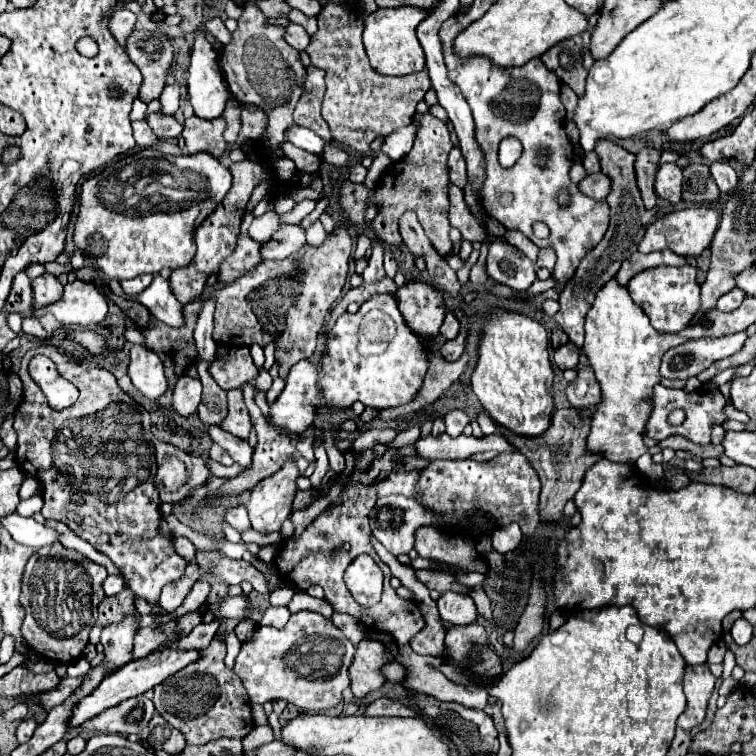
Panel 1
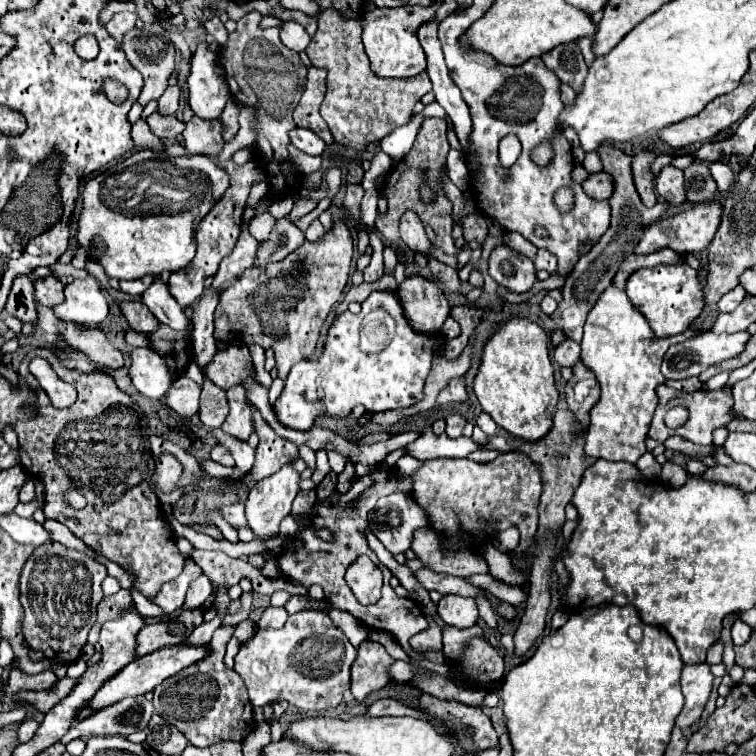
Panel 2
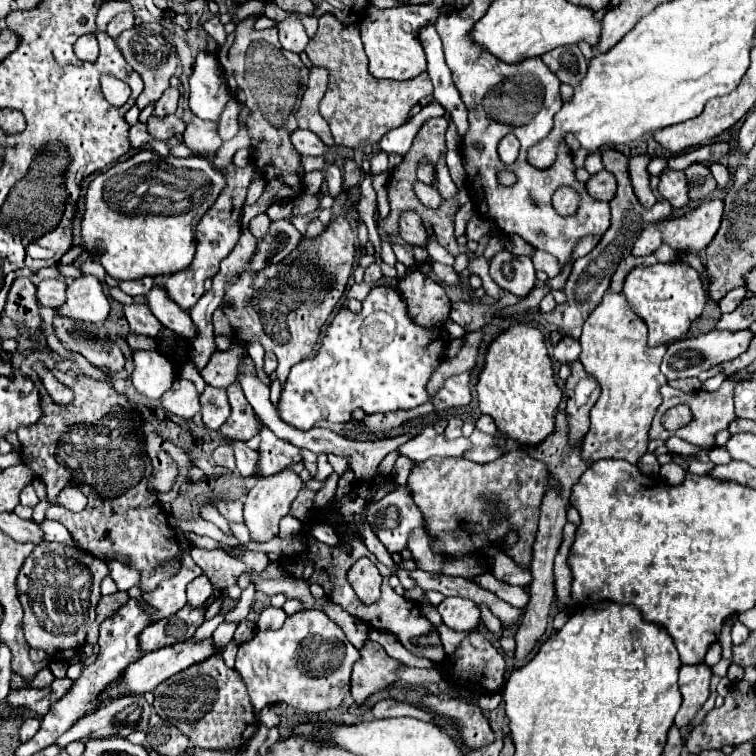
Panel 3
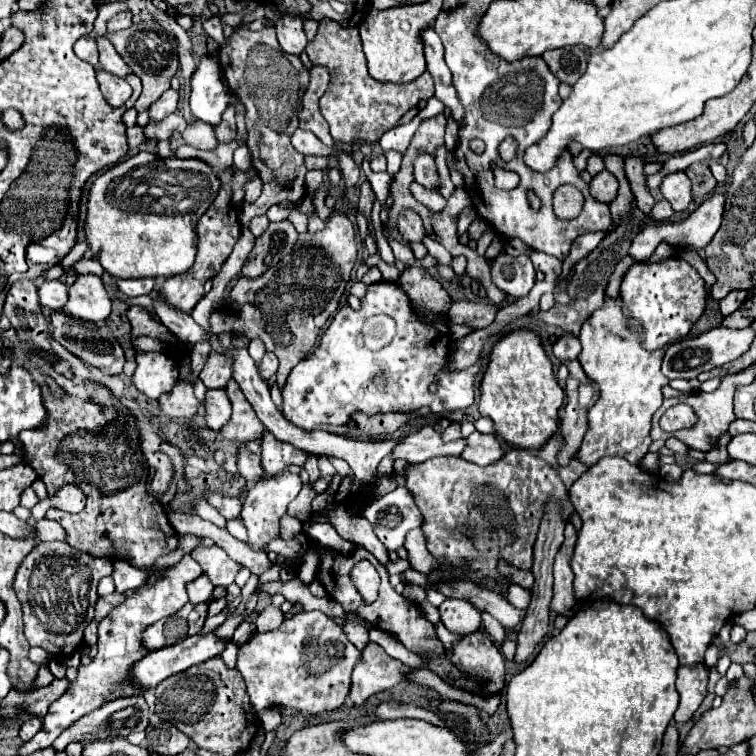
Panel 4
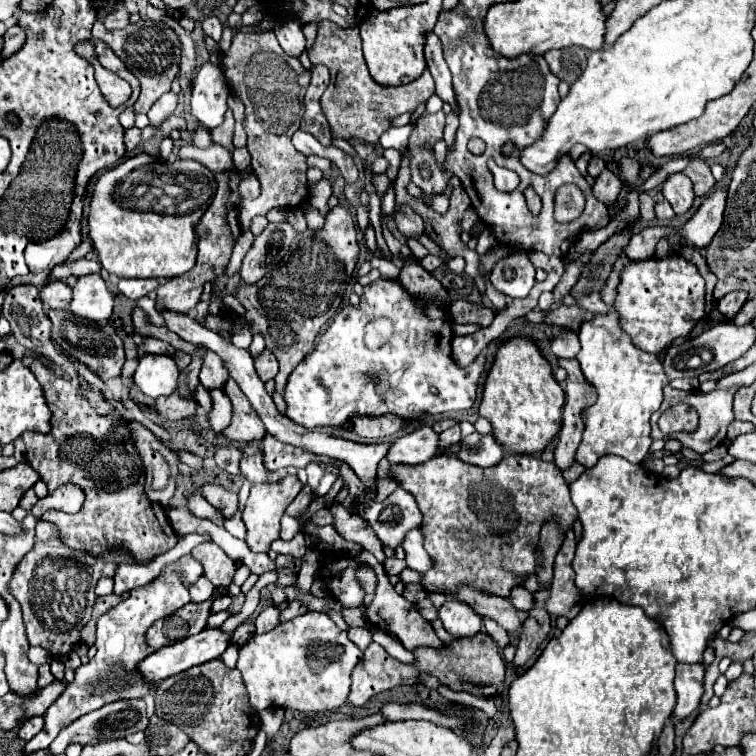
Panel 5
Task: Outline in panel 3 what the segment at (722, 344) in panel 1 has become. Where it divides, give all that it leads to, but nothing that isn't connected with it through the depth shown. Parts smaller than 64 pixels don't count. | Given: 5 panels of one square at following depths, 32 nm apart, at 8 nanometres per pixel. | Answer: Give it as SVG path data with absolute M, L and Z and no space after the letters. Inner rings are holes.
M712 330L708 334L700 334L696 338L684 338L678 342L672 342L666 350L666 356L662 360L662 374L668 380L676 380L676 378L692 378L698 376L700 372L714 368L722 362L734 360L738 358L742 352L746 352L750 340L754 338L754 332L750 330L736 330L736 332L728 332L728 330Z

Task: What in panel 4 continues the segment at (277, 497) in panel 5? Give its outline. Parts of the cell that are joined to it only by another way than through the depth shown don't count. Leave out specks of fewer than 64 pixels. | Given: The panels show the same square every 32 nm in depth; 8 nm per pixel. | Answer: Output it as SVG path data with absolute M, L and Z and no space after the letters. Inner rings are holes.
M284 474L272 480L262 480L250 488L242 506L242 522L248 528L248 544L252 546L252 550L262 550L270 540L278 538L278 530L280 530L278 522L286 514L288 504L298 496L300 488L302 488L302 480L298 474Z

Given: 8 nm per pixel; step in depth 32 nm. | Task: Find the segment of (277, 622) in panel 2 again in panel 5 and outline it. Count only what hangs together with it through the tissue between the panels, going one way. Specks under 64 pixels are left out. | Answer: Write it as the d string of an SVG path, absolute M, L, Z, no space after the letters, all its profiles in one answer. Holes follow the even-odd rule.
M268 606L266 610L262 610L254 622L256 626L256 634L262 634L262 632L270 632L276 624L278 624L278 608L274 606Z

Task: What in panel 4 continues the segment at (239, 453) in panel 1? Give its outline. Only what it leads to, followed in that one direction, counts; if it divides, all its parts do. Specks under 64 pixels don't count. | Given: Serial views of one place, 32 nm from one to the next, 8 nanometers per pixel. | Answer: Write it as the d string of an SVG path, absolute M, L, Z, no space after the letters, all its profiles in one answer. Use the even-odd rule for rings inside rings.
M244 444L238 446L238 452L240 452L240 454L238 454L238 470L240 470L240 474L242 474L246 480L256 480L256 482L260 482L260 480L272 478L270 474L264 472L258 454L250 454Z

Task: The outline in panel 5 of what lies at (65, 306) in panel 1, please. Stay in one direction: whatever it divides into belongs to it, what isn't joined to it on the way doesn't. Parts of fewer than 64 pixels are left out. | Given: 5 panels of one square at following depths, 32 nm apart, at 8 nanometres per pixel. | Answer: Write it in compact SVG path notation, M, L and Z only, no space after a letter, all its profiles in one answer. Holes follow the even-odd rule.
M88 274L78 278L74 286L74 300L70 310L88 320L108 320L114 308L114 296L100 274Z

